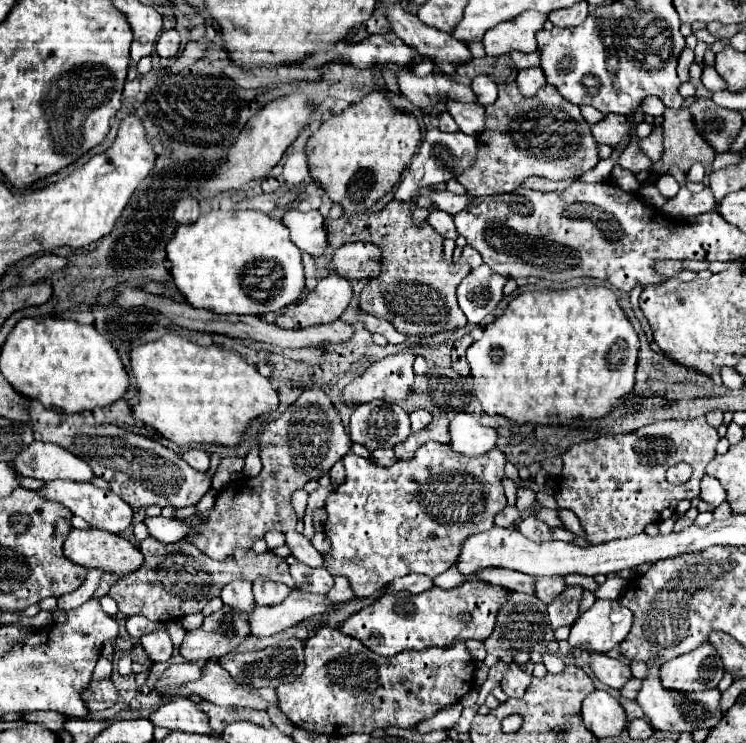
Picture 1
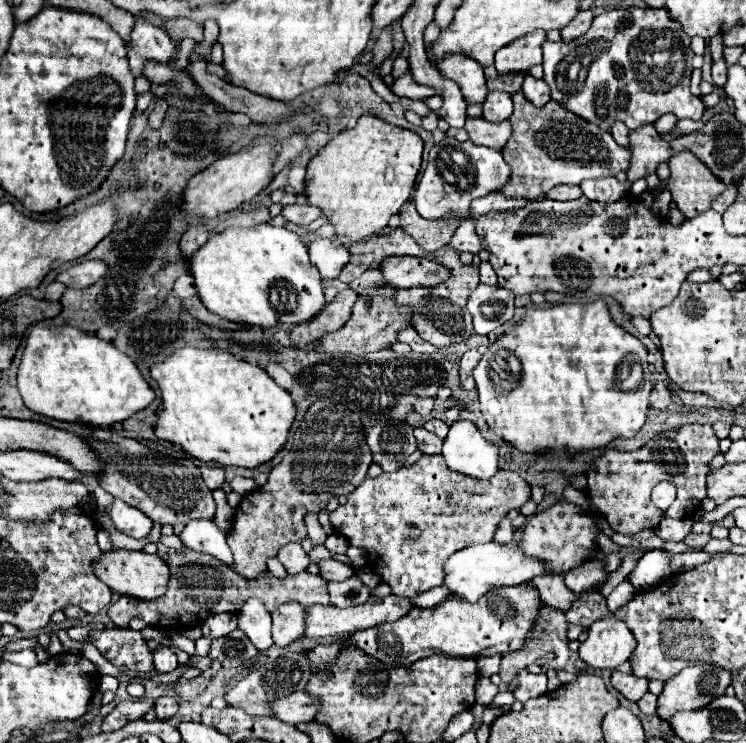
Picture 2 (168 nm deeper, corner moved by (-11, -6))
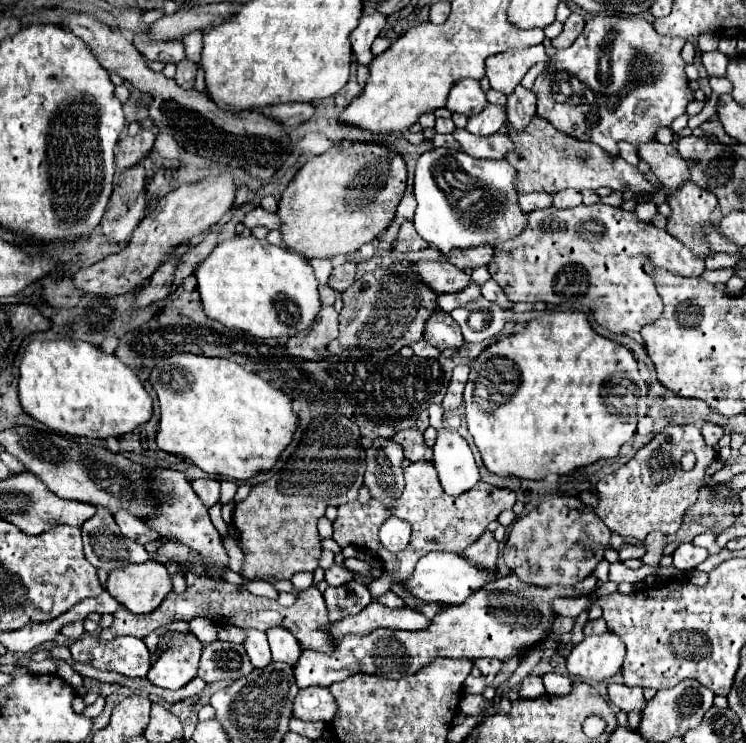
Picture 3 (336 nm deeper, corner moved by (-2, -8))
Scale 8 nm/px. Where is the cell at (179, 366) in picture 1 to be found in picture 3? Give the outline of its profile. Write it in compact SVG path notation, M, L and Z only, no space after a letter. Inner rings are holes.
M179 353L169 357L167 363L167 367L155 367L151 371L151 385L161 407L161 423L157 433L159 449L193 461L205 473L227 475L241 481L251 479L259 471L273 469L285 447L291 443L299 423L299 417L291 407L291 399L257 373L245 371L241 365L229 359Z

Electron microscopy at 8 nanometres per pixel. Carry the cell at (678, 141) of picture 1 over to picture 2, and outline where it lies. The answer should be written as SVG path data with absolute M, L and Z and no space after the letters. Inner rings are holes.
M688 149L680 151L678 155L672 155L670 171L672 171L672 175L670 175L666 185L672 191L672 197L674 197L678 209L682 211L682 215L686 219L692 219L692 217L708 211L710 209L710 201L726 189L726 185L702 161L698 161L694 153L688 153Z

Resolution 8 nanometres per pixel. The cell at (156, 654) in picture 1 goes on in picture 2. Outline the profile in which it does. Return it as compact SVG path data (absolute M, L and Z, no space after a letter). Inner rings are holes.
M160 645L156 651L154 651L154 667L160 671L160 673L170 673L178 667L178 659L176 659L176 653L170 645Z

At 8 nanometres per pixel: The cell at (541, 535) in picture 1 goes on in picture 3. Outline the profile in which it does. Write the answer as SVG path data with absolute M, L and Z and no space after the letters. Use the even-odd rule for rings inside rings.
M553 497L513 523L505 541L503 559L523 583L537 587L573 587L591 575L595 565L603 561L603 555L611 545L609 539L611 531L593 507L585 505L579 497Z

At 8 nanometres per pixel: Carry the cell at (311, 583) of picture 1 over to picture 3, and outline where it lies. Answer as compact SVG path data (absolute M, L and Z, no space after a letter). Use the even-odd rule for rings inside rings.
M351 581L351 583L339 585L339 587L327 587L323 597L325 597L327 609L329 609L331 623L345 619L347 615L355 615L371 603L369 589L359 581Z

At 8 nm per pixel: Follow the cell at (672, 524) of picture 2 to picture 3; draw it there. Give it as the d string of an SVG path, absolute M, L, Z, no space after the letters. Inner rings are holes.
M653 531L653 533L647 535L645 543L647 543L647 545L645 545L647 553L645 553L645 557L643 557L643 563L645 563L645 565L657 565L657 563L661 561L663 549L665 549L665 545L667 545L665 535L659 533L659 531Z

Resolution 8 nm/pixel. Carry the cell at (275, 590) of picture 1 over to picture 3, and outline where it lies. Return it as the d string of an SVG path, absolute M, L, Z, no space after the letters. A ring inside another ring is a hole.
M273 627L267 631L267 637L269 637L273 661L283 661L283 663L295 667L295 663L299 661L299 655L301 655L301 645L291 635L291 631L287 631L283 627Z

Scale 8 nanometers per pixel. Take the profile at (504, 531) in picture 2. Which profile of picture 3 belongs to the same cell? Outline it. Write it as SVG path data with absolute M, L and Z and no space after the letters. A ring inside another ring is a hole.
M485 531L479 541L475 541L467 551L463 551L465 559L471 559L471 563L479 563L479 567L489 567L489 571L495 571L497 563L497 547L499 543L493 539L493 533Z

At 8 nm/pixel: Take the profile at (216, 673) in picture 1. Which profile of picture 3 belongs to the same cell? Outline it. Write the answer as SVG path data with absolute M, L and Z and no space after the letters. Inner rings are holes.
M327 687L299 689L295 699L295 717L303 721L325 721L329 723L337 715L335 697Z

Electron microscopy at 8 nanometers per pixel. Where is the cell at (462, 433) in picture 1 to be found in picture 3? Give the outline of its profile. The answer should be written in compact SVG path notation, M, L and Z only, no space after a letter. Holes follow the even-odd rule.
M439 429L433 453L435 471L447 495L457 497L477 485L479 469L467 441L457 431Z

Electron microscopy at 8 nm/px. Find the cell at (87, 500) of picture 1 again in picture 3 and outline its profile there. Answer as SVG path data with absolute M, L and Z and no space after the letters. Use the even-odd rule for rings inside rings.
M123 509L117 511L117 513L115 513L115 521L117 521L121 533L123 533L127 539L133 539L133 541L137 541L137 543L141 543L141 545L147 545L149 541L161 539L161 535L159 535L157 531L151 531L151 527L147 527L143 519L131 515L129 511L123 511Z

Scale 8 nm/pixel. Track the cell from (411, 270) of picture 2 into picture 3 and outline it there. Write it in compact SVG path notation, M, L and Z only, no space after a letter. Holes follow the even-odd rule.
M419 261L413 265L415 273L439 293L457 293L471 283L471 275L449 261Z

